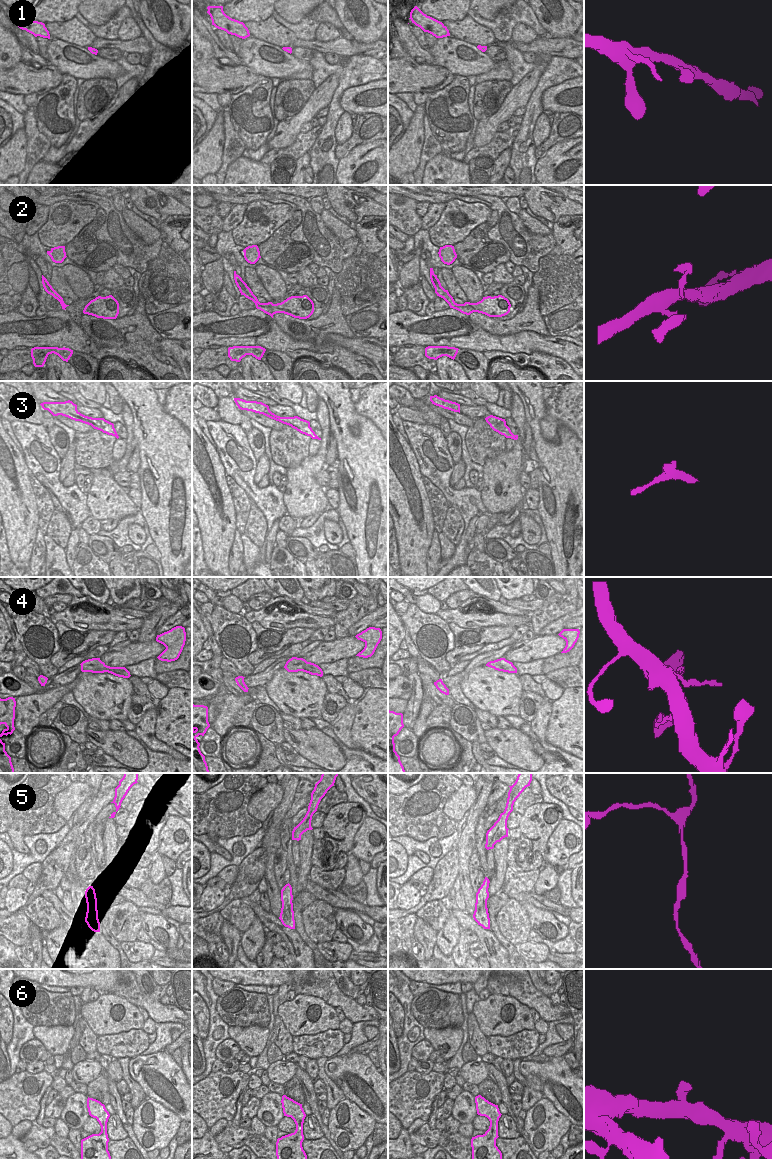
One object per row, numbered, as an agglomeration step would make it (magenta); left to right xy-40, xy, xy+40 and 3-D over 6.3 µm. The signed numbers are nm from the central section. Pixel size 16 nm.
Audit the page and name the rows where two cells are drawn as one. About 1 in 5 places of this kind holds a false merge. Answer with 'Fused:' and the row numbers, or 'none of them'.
Fused: 3

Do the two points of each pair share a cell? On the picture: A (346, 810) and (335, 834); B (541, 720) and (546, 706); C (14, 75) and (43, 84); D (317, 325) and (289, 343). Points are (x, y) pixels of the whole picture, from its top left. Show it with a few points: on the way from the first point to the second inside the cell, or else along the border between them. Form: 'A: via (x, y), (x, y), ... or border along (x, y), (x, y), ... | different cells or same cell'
A: via (346, 816), (345, 821), (339, 828) | same cell
B: via (541, 717), (544, 709) | same cell
C: via (21, 79), (36, 80) | same cell
D: border along (277, 324), (295, 340), (310, 340), (317, 345) | different cells

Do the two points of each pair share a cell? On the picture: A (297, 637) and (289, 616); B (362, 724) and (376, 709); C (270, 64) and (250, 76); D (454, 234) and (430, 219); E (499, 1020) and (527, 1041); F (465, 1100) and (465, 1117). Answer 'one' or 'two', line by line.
A: two
B: one
C: two
D: two
E: two
F: one

